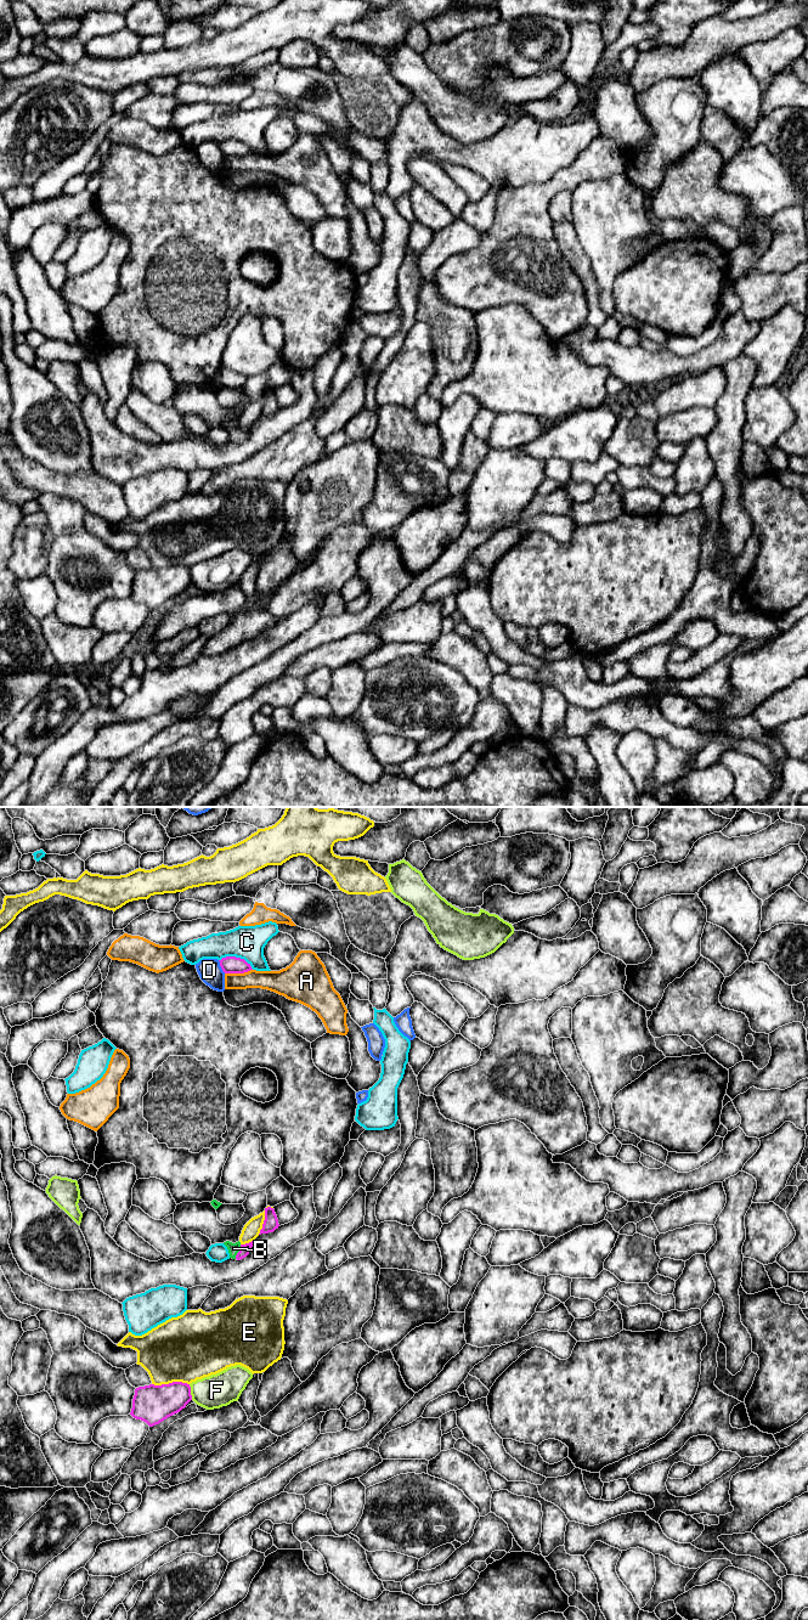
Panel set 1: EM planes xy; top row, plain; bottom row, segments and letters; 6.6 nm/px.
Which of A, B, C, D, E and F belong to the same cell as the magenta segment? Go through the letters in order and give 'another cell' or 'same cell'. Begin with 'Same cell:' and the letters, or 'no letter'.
Same cell: B
A: another cell
B: same cell
C: another cell
D: another cell
E: another cell
F: another cell

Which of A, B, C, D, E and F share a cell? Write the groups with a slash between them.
A / B / C / D / E / F

